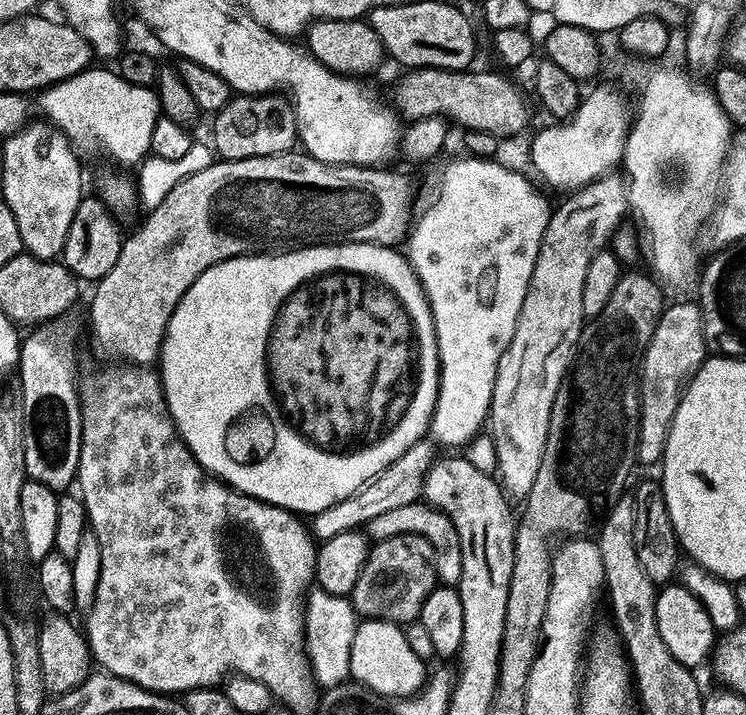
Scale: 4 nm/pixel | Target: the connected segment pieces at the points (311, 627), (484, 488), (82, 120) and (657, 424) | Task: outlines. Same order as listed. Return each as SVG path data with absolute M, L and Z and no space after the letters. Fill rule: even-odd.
M312 591L307 593L306 603L302 608L302 647L312 679L321 689L333 688L349 679L350 646L354 642L358 613L349 597Z
M444 454L433 460L432 468L424 476L422 489L423 499L429 500L434 507L446 517L454 531L456 531L455 543L460 546L458 550L459 560L514 560L514 546L516 545L516 526L514 512L508 509L509 499L506 497L501 485L495 479L492 480L476 464L471 464L460 454Z
M89 66L76 76L69 77L58 84L47 87L39 93L40 108L44 111L43 119L60 129L73 145L81 146L87 140L93 140L104 152L109 152L120 164L139 165L150 152L150 134L154 122L161 117L159 98L151 87L132 85L115 71L107 72L104 68Z
M695 299L669 303L654 326L654 334L640 357L638 391L640 393L640 437L636 443L636 459L641 465L659 465L664 459L664 447L680 397L688 381L696 375L709 355L702 330L700 305Z

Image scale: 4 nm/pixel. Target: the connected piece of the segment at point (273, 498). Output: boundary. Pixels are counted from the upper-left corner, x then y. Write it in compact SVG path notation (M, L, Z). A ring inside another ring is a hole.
M321 242L307 246L296 246L291 250L280 250L275 254L235 256L210 266L192 283L190 290L186 290L186 294L178 302L178 306L170 318L164 341L160 343L158 375L160 386L164 390L164 402L168 406L168 412L172 415L172 420L176 423L176 432L190 450L190 454L203 466L209 476L215 476L221 484L227 484L229 488L239 492L241 496L253 496L264 504L287 508L289 512L297 514L305 514L304 512L315 514L326 510L326 506L334 506L338 502L342 502L342 498L350 498L350 494L354 494L359 488L363 488L364 485L370 483L379 472L386 470L386 466L390 466L390 462L394 462L394 458L402 458L402 454L406 454L406 450L410 450L410 446L414 446L419 440L425 439L432 422L432 411L436 405L436 398L440 389L440 359L436 346L436 331L432 325L432 311L428 306L428 300L424 296L424 288L420 284L420 279L414 274L407 255L403 251L396 251L400 250L386 244L371 244L370 242L350 242L349 244Z

